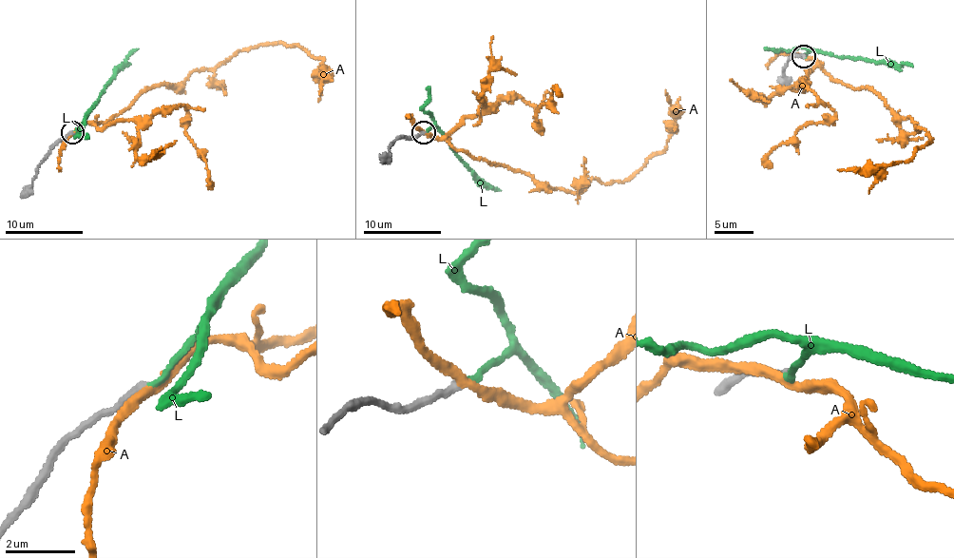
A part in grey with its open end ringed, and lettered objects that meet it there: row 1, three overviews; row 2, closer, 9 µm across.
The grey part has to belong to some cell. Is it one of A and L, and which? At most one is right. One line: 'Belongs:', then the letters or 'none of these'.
Belongs: L

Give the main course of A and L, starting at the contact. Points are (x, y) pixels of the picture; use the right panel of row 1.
A: (805, 57), (830, 79), (854, 90), (866, 87), (893, 112), (909, 116), (932, 142), (911, 158), (837, 169)
L: (803, 55), (811, 50), (894, 67), (903, 64), (912, 67)

